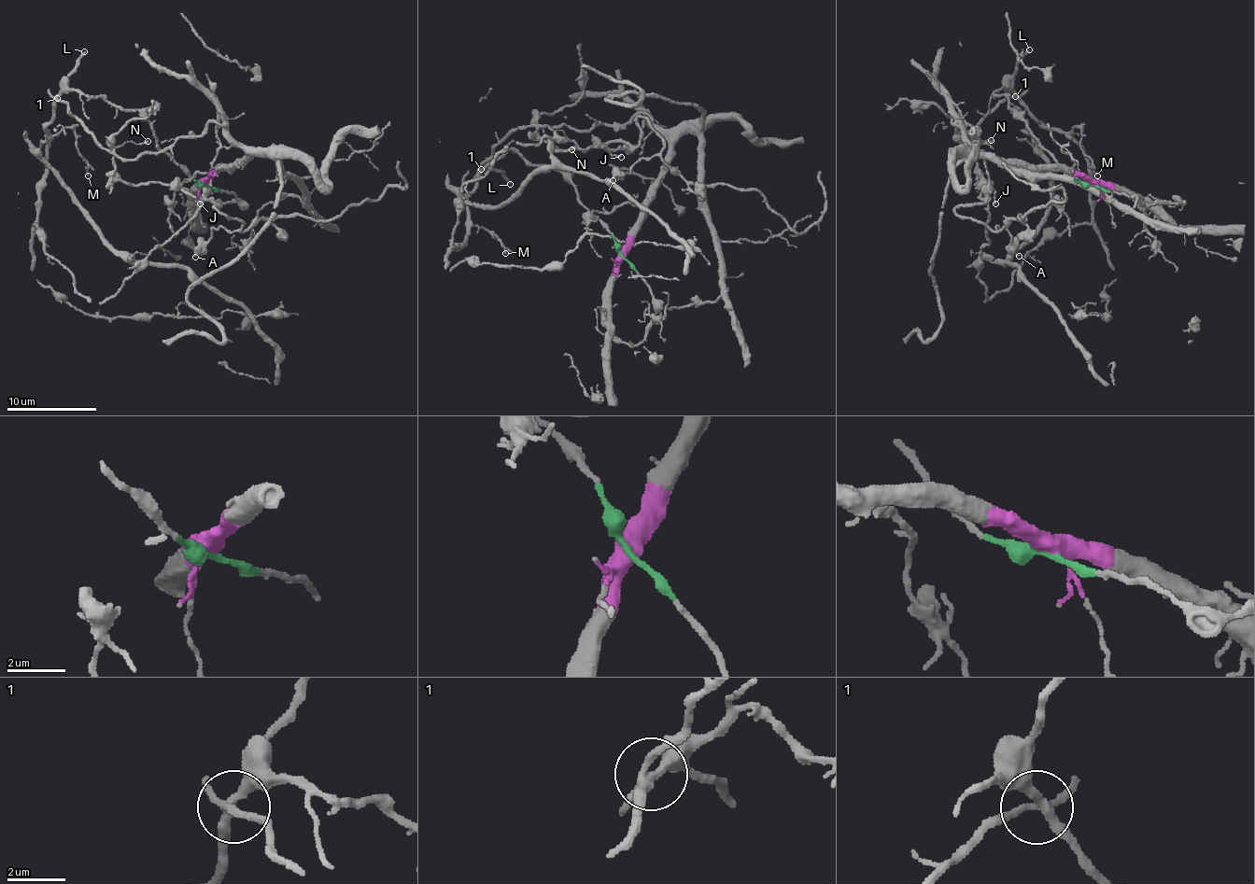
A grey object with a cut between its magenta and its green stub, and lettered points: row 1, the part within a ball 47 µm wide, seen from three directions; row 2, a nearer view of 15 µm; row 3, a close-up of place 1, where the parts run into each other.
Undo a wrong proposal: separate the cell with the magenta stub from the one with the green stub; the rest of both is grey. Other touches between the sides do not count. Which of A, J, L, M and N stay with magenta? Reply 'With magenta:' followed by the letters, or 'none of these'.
With magenta: A, J, N

